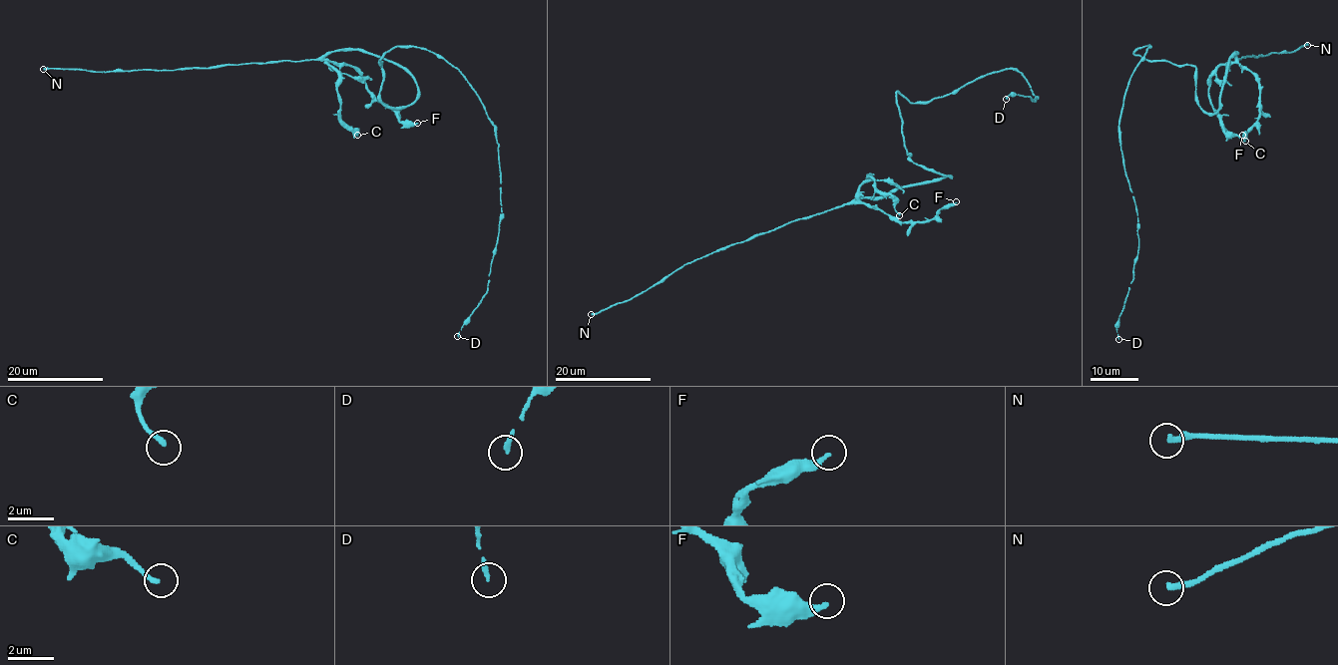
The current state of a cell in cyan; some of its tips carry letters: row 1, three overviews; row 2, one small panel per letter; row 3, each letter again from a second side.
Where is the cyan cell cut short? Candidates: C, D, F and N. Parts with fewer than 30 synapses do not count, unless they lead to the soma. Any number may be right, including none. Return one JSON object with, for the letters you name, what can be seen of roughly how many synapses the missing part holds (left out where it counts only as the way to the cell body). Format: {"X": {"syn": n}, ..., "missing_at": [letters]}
{"N": {"syn": 130}, "missing_at": ["N"]}

